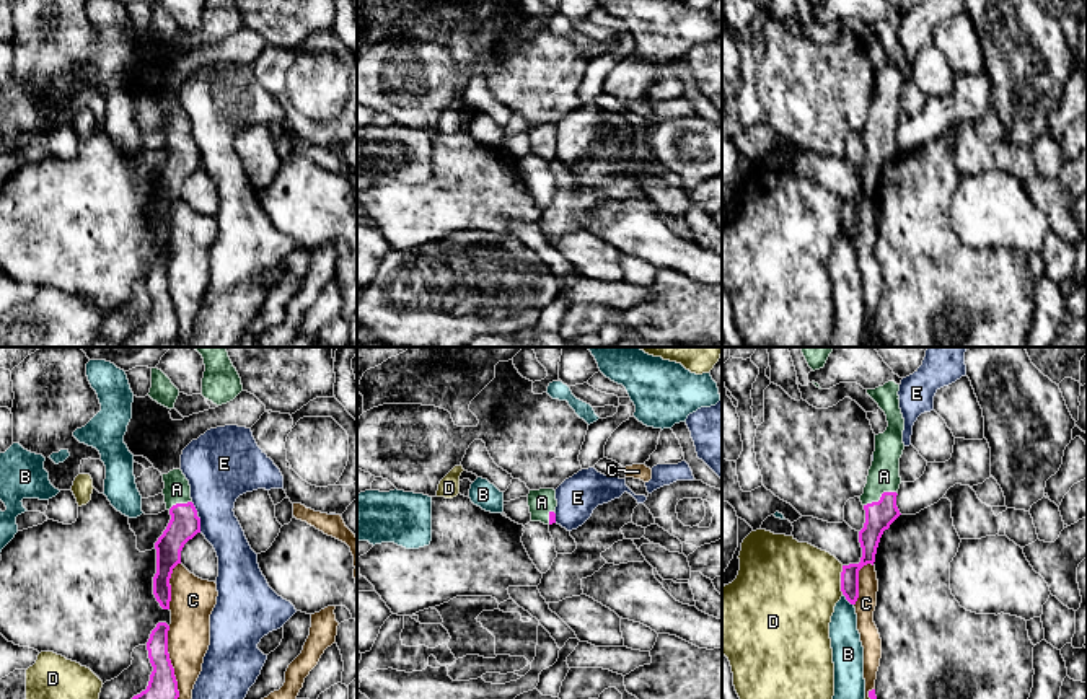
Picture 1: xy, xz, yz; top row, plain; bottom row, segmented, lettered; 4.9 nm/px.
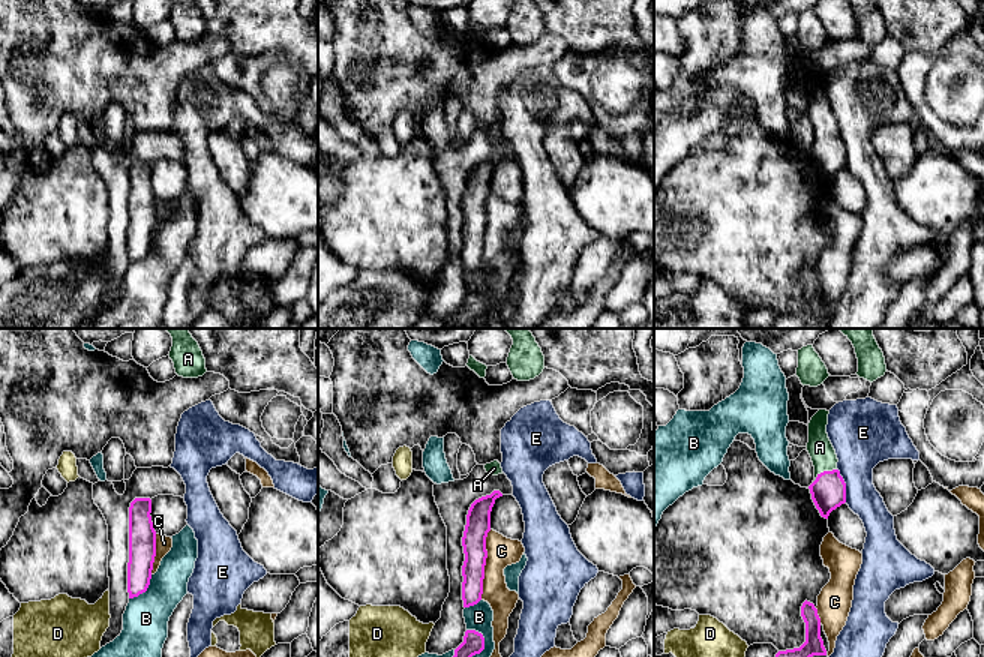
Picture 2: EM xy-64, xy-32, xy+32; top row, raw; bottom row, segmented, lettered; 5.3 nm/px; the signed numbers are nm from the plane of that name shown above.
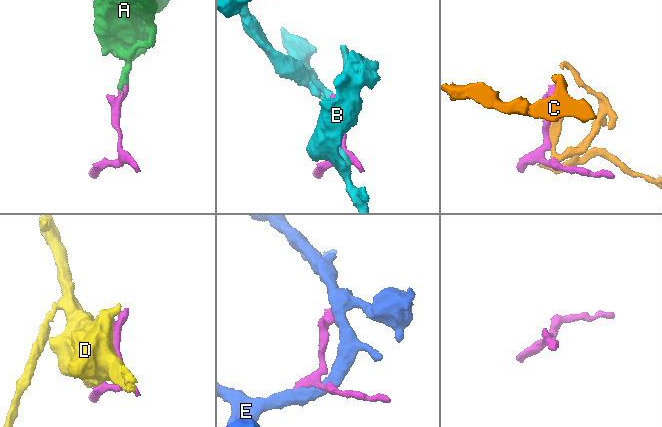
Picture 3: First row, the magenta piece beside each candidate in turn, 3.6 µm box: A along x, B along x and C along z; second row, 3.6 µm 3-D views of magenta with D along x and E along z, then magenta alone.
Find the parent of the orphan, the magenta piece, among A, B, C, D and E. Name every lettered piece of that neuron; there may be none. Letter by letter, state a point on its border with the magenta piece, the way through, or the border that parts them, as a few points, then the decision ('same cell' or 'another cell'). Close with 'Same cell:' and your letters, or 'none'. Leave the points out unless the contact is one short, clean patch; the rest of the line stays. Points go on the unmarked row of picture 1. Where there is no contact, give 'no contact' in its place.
A: meets magenta in yz at (880, 132); runs through yz (879, 150), (880, 132), (884, 111); same cell
B: meets magenta in yz at (848, 235); another cell
C: meets magenta in xy at (171, 300); another cell
D: meets magenta in yz at (841, 215); another cell
E: meets magenta in xy at (199, 160); another cell
Same cell: A

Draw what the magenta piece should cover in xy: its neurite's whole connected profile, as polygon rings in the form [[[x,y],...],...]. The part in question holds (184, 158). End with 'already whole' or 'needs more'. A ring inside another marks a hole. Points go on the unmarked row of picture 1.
[[[181,104],[161,109],[166,145],[171,155],[155,178],[156,209],[153,212],[153,230],[163,244],[169,244],[173,204],[181,199],[184,179],[200,168],[200,153],[191,134],[191,121]]] | needs more

